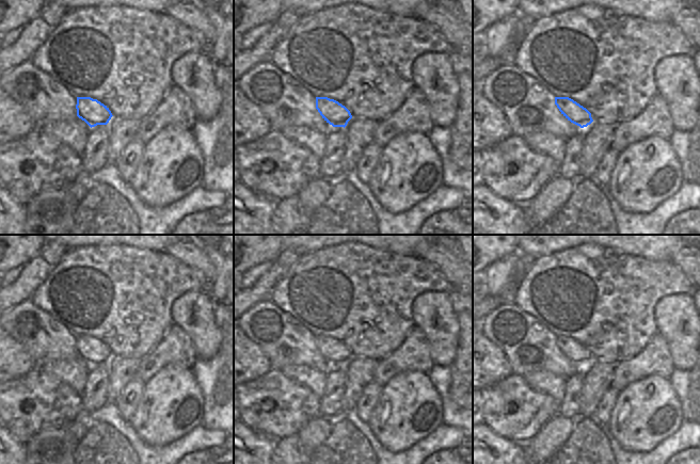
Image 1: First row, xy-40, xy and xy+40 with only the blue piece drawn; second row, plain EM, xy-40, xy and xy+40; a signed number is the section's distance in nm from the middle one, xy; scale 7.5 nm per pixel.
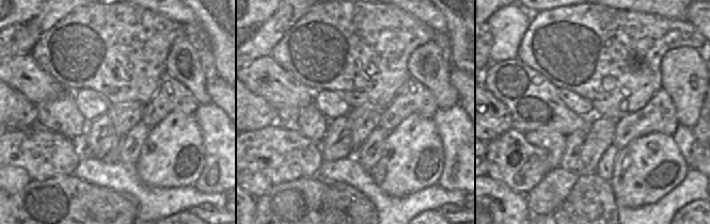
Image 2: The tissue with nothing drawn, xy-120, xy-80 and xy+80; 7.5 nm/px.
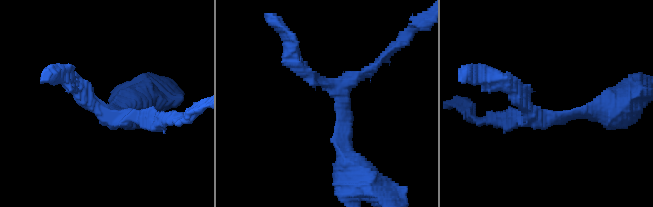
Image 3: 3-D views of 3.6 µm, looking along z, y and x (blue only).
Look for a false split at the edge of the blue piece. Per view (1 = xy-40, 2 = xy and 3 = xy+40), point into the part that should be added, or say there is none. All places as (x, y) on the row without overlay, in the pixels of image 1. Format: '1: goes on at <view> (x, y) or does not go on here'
1: does not go on here
2: does not go on here
3: does not go on here

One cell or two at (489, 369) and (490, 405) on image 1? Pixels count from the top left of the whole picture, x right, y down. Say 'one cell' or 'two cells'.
two cells

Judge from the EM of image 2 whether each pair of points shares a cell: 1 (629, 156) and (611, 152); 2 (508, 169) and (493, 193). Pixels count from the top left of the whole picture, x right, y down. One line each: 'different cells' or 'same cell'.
1: different cells
2: different cells

